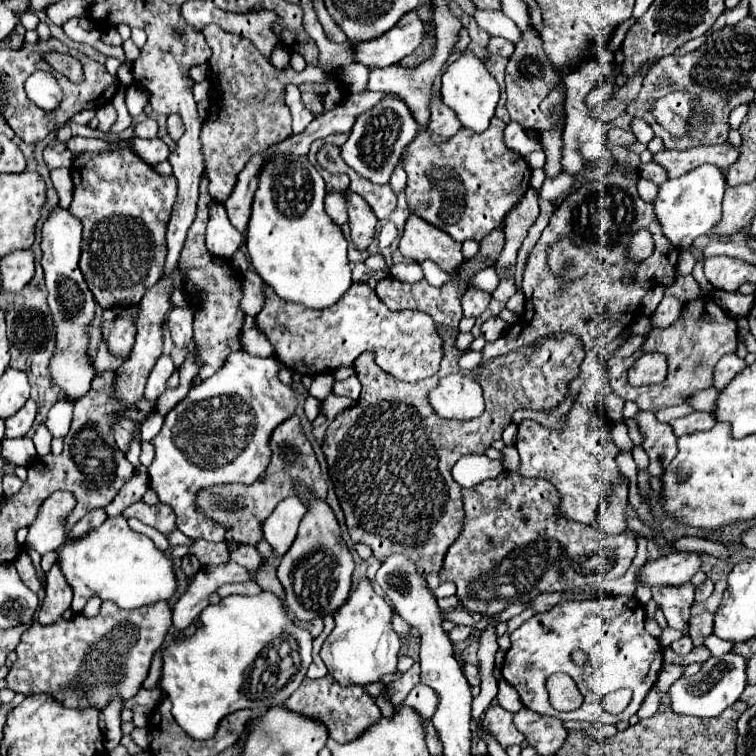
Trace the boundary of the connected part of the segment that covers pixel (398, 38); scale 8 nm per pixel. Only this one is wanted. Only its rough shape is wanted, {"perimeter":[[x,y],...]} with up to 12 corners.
{"perimeter":[[411,11],[379,39],[357,43],[353,61],[389,67],[423,43]]}

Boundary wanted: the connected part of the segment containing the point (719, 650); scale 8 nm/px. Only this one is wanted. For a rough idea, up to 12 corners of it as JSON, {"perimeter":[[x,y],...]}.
{"perimeter":[[709,635],[705,639],[713,655],[723,655],[733,647],[733,643]]}

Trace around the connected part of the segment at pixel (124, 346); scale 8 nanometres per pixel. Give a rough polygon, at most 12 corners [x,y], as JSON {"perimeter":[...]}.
{"perimeter":[[133,321],[103,323],[109,353],[125,359],[135,343]]}

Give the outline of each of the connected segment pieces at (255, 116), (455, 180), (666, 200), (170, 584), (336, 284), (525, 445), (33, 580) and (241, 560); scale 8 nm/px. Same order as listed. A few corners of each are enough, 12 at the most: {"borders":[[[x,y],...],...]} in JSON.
{"borders":[[[201,33],[213,95],[199,139],[209,195],[225,203],[245,163],[293,133],[285,87],[249,39]],[[505,123],[403,153],[409,209],[479,243],[531,181]],[[711,165],[659,185],[663,235],[687,251],[721,219],[727,183]],[[123,515],[57,547],[73,611],[169,601],[175,575]],[[307,155],[259,171],[245,247],[281,299],[351,287],[347,239]],[[599,405],[573,407],[563,433],[519,425],[523,477],[563,493],[591,525],[619,477]],[[27,555],[15,559],[15,567],[31,591],[41,589],[35,567]],[[237,545],[231,561],[257,573],[263,559],[253,545]]]}

